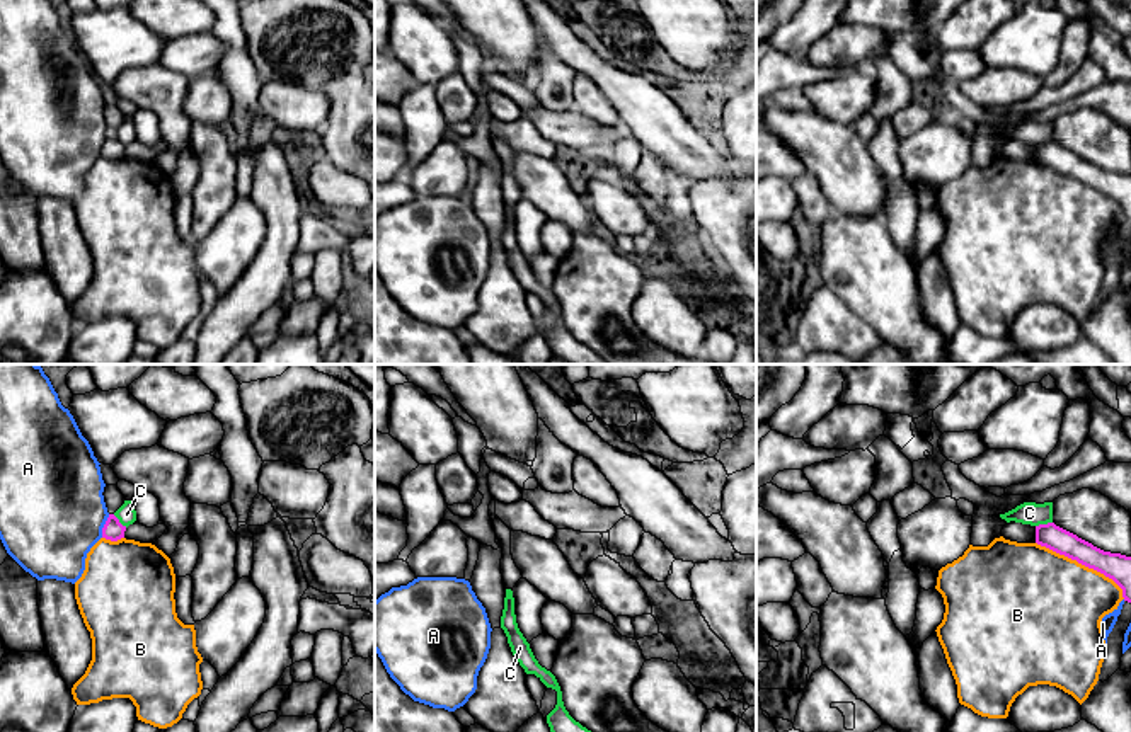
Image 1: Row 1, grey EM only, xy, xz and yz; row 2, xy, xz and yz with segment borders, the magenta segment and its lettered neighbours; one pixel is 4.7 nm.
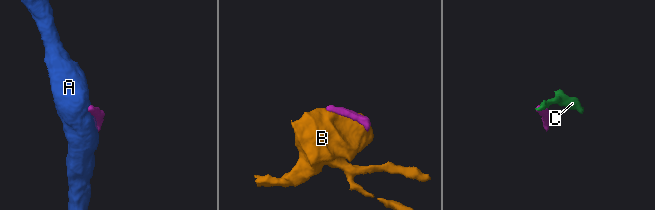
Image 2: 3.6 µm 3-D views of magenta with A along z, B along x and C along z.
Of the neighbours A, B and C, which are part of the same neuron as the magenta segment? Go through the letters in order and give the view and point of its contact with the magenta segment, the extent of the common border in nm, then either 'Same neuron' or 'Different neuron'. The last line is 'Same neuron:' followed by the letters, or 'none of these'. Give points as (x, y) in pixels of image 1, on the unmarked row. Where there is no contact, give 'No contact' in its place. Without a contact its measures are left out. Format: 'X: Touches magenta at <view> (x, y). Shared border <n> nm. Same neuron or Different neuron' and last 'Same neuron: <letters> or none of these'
A: Touches magenta at xy (104, 145). Shared border 120 nm. Different neuron
B: Touches magenta at yz (1084, 182). Shared border 500 nm. Different neuron
C: Touches magenta at yz (1043, 143). Shared border 80 nm. Different neuron
Same neuron: none of these

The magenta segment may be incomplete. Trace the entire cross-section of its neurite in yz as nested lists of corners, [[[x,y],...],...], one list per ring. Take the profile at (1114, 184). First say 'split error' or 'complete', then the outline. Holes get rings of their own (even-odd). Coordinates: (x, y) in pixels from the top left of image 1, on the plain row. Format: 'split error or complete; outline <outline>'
split error; outline [[[1054,141],[1036,145],[1036,162],[1112,197],[1121,208],[1124,223],[1107,255],[1099,300],[1107,300],[1119,286],[1124,252],[1131,242],[1131,175],[1104,170]]]

